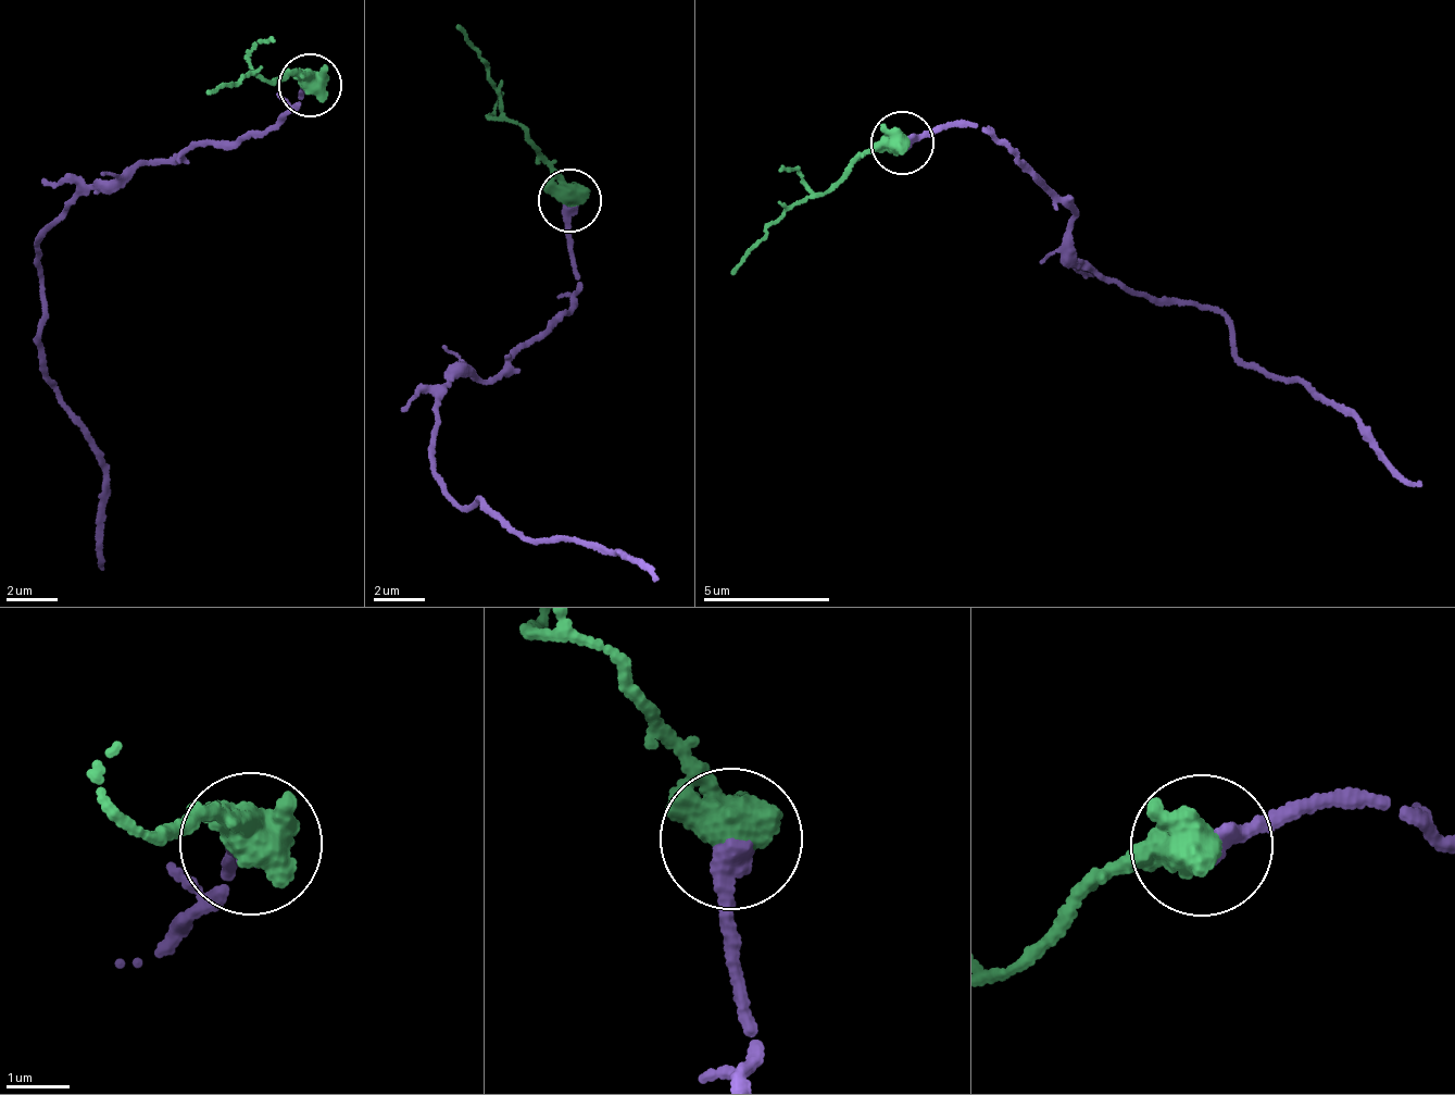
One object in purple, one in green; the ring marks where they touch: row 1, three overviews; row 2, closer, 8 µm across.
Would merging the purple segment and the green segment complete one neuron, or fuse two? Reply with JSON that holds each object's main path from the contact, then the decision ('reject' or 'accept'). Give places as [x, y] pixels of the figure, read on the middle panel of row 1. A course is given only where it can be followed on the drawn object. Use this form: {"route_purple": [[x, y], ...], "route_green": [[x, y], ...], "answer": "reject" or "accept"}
{"route_purple": [[572, 201], [577, 308], [492, 377], [443, 388], [437, 483], [659, 580]], "route_green": [[572, 201], [505, 112], [456, 22]], "answer": "accept"}

